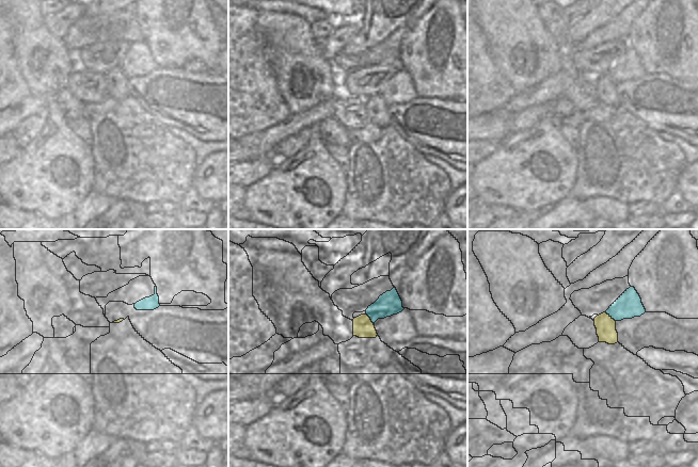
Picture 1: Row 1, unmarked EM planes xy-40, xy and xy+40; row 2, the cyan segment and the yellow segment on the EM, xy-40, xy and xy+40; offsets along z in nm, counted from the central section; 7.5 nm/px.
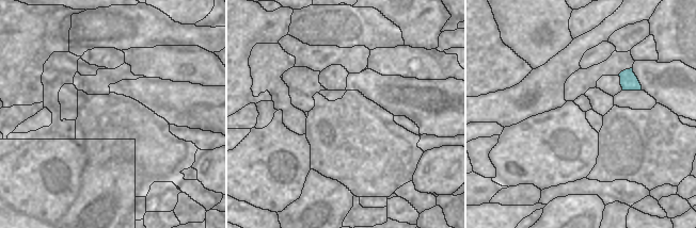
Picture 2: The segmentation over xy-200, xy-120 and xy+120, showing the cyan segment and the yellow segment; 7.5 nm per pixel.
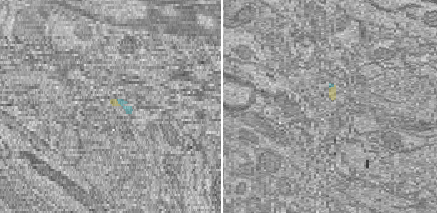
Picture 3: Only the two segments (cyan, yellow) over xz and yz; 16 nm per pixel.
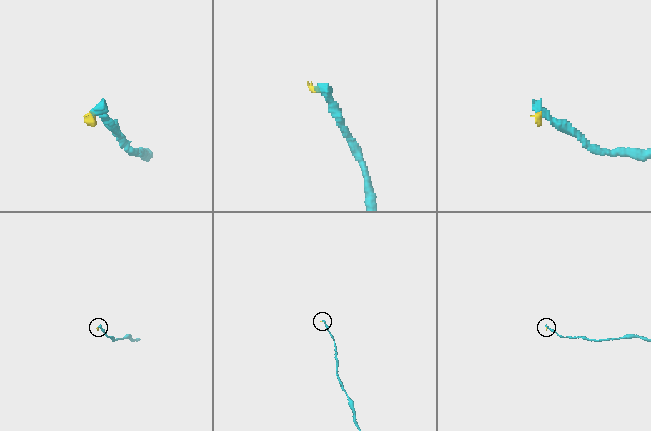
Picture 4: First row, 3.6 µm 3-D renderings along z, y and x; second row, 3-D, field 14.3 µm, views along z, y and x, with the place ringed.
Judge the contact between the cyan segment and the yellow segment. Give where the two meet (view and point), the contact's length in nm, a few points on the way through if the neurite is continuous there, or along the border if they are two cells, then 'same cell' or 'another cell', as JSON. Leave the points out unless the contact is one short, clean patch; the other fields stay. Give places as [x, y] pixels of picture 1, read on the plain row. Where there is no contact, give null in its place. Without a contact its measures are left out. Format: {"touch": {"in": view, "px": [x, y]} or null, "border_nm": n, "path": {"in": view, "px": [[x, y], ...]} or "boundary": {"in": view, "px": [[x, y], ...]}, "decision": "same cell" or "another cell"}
{"touch": {"in": "xy+40", "px": [611, 77]}, "border_nm": 110, "path": {"in": "xy+40", "px": [[629, 66], [611, 77], [605, 86]]}, "decision": "same cell"}

